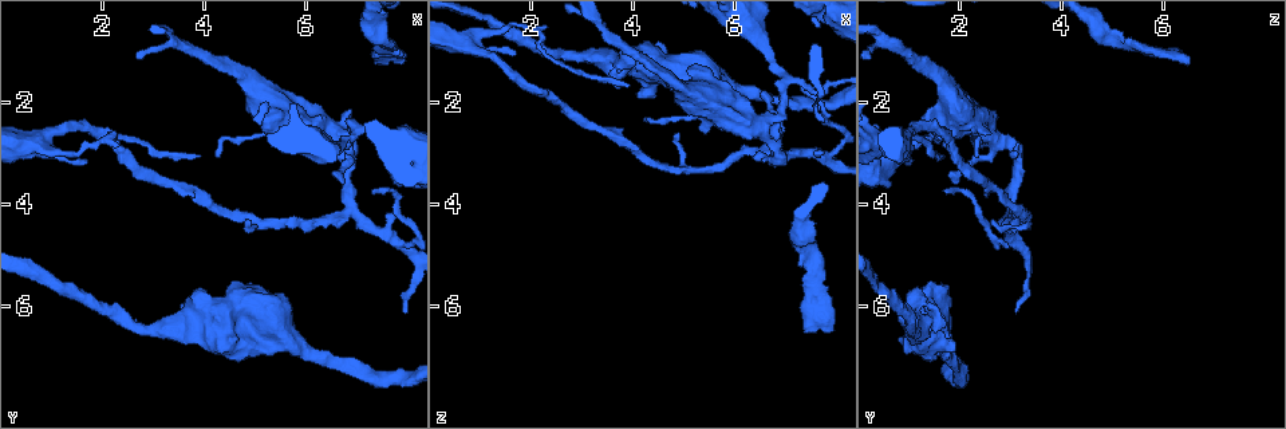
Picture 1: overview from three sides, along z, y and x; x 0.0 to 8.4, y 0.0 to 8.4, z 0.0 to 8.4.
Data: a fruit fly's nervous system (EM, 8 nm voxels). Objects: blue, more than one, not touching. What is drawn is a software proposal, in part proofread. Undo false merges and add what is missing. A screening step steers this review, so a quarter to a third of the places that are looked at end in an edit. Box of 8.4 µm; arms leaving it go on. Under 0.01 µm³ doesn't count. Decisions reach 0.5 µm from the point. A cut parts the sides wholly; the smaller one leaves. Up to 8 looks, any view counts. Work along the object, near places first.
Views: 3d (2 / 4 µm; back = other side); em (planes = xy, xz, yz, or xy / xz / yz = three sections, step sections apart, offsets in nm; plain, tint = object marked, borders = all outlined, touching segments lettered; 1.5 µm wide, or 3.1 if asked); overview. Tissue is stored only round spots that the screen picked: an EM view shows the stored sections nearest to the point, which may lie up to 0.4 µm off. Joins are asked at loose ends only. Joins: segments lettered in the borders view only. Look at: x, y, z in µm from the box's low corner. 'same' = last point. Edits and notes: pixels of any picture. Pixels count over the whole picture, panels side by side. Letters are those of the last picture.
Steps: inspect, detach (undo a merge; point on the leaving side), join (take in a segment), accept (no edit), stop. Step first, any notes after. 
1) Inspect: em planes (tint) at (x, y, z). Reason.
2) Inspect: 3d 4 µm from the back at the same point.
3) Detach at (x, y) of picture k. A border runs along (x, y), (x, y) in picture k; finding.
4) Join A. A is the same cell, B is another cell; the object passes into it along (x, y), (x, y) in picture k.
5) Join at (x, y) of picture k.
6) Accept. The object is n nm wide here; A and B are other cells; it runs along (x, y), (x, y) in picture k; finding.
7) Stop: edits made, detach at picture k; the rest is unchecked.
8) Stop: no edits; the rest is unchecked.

Inspect: em yz step 4 (tint) at (7.55, 0.80, 5.35). Arms run side by side.

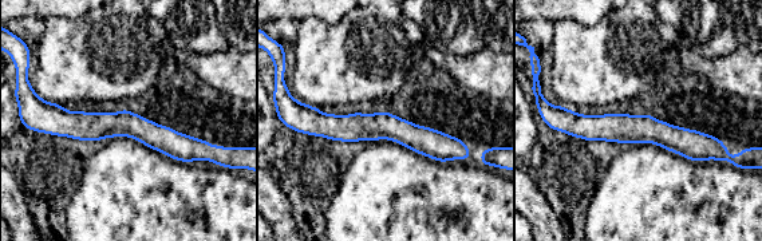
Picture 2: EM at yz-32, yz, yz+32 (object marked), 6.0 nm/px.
Inspect: em xz step 8 (borders) at the same point.

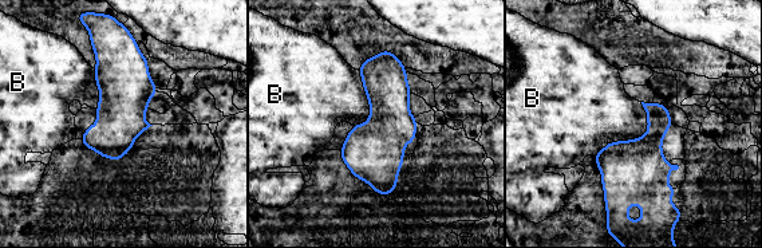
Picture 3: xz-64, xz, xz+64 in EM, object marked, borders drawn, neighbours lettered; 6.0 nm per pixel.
Accept. B is another cell; a border runs along (642, 102), (647, 130), (592, 156) in picture 3; continuous, no second neuron.

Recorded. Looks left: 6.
Inspect: 3d 4 µm at (6.35, 3.10, 3.05). An open end.

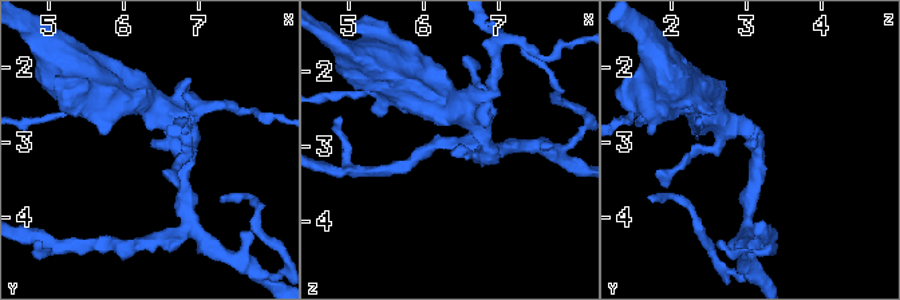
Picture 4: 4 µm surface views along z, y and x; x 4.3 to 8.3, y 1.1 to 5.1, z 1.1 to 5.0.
Inspect: em yz step 4 (tint) at (6.35, 3.05, 3.05). The arms are 200, 280 nm wide; now the EM.

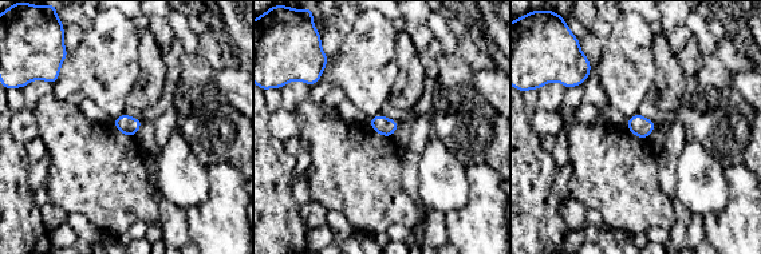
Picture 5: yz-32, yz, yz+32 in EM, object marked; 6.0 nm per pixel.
Inspect: em xz step 4 (borders) at the same point. Cut it another way.

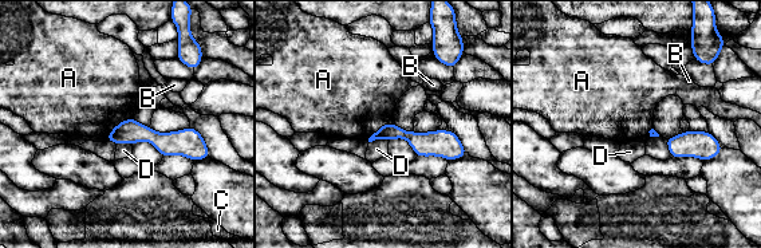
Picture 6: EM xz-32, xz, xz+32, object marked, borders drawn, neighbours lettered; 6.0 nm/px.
Accept. A, B, C and D are other cells; it runs along (184, 136), (110, 137) in picture 6; none of them fits.

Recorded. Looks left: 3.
Inspect: em planes (borders) at (4.25, 3.05, 2.30).

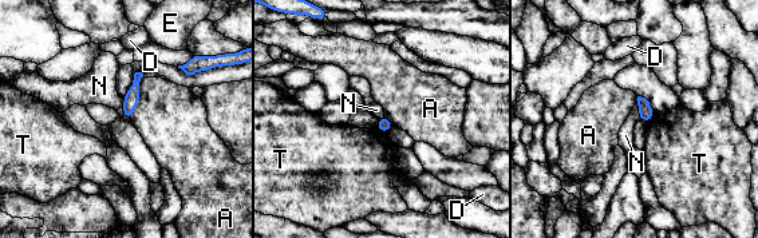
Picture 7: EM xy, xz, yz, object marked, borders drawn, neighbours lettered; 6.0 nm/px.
Accept. The object is 90 nm wide here; A, D, E, N and T are other cells; it runs along (137, 76), (127, 116) in picture 7; none of them fits.

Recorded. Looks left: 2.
Stop: no edits; the rest is unchecked.

